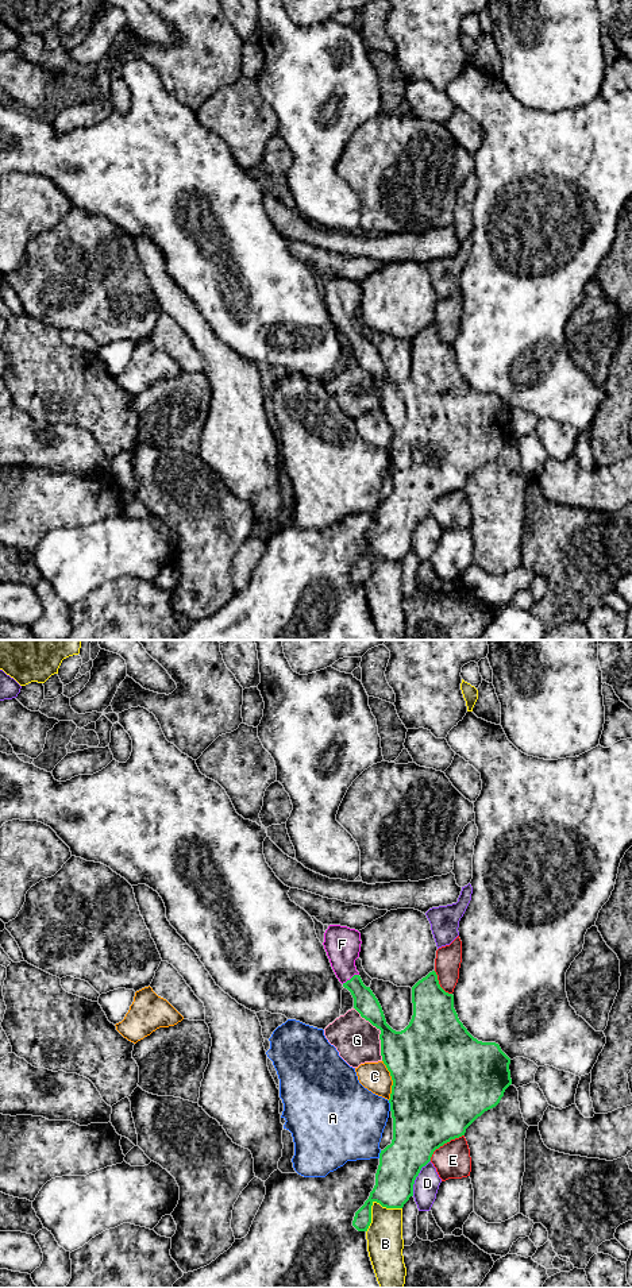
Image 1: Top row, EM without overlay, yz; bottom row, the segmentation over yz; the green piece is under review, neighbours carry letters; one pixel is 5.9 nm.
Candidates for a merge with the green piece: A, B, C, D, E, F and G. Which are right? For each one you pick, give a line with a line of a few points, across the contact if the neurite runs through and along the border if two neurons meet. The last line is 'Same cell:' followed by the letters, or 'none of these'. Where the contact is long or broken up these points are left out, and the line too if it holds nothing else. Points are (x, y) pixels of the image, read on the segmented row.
F: line yz (365, 1002), (351, 978), (343, 966), (342, 944)
Same cell: F

